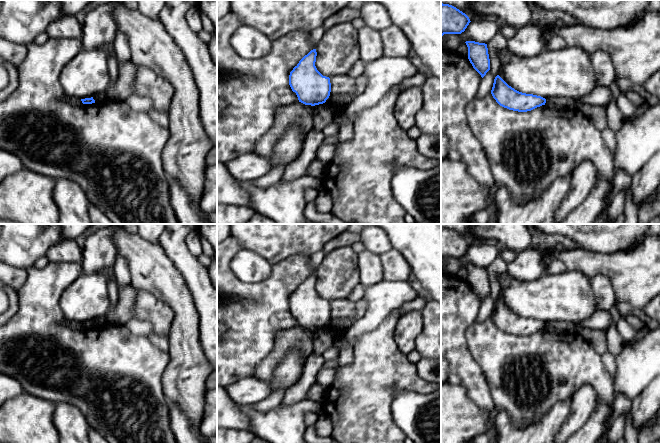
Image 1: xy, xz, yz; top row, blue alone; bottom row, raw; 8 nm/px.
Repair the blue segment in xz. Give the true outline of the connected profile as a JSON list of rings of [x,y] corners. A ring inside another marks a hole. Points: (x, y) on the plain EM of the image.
[[[311,274],[293,292],[289,299],[289,309],[299,326],[305,329],[319,329],[330,320],[330,302],[323,300],[316,292],[317,276]]]

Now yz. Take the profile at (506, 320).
[[[499,299],[494,303],[491,318],[500,330],[518,336],[531,335],[546,327],[546,323],[541,320],[515,314]]]

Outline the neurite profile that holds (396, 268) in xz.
[[[392,248],[380,256],[384,279],[389,281],[410,281],[412,272],[407,260]]]

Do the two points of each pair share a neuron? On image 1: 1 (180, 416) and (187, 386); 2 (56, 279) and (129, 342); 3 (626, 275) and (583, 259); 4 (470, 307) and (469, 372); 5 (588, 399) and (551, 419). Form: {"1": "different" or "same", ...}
{"1": "different", "2": "same", "3": "same", "4": "same", "5": "different"}

